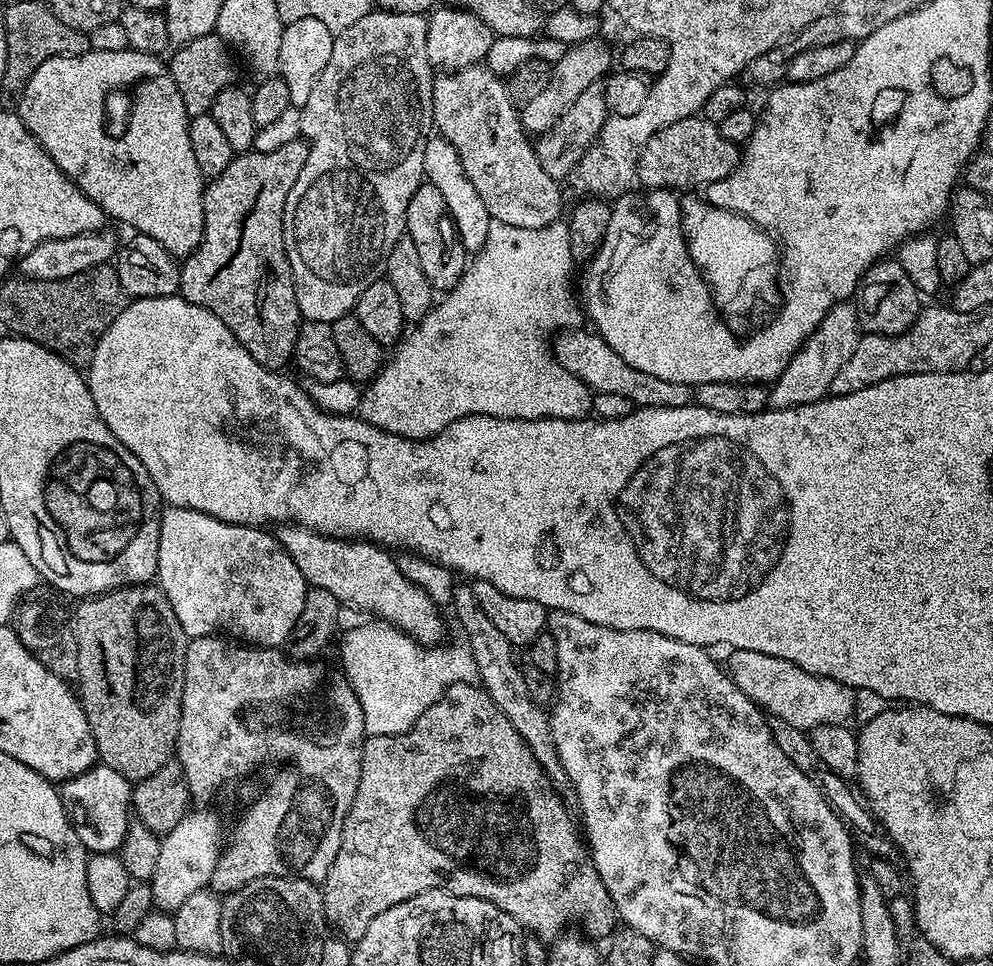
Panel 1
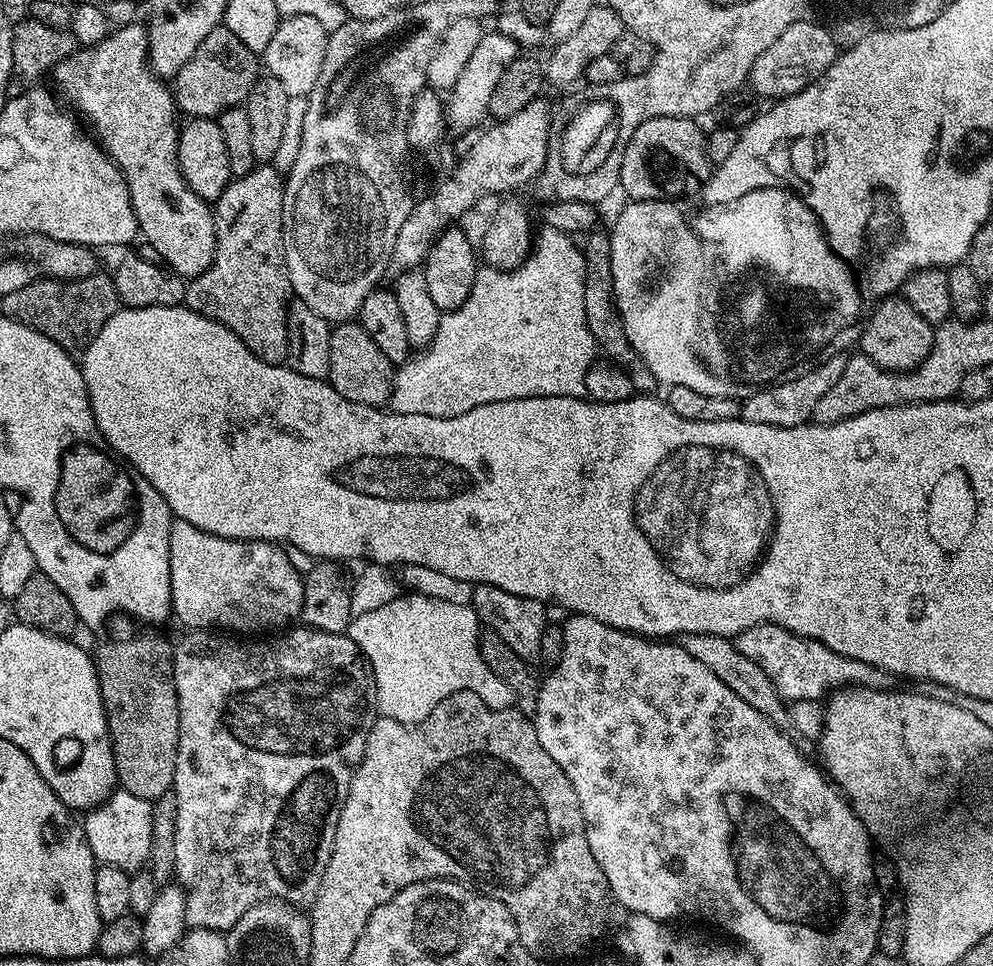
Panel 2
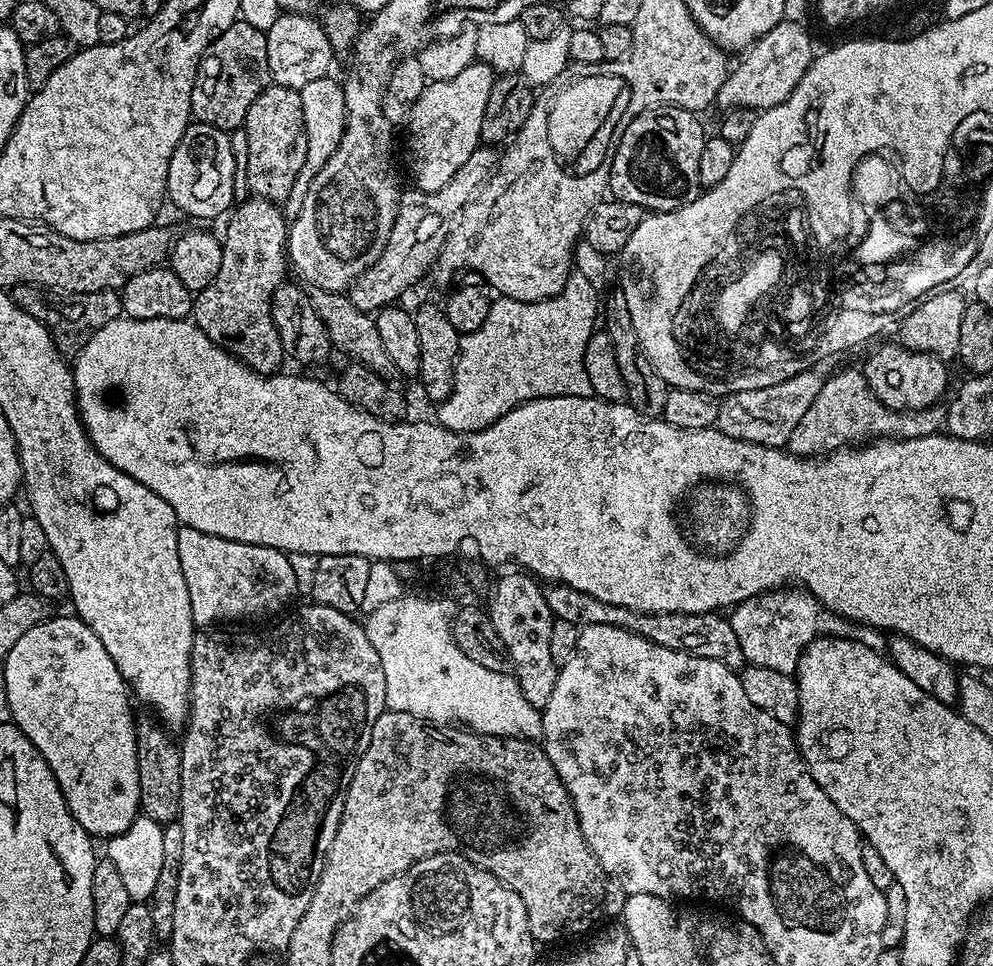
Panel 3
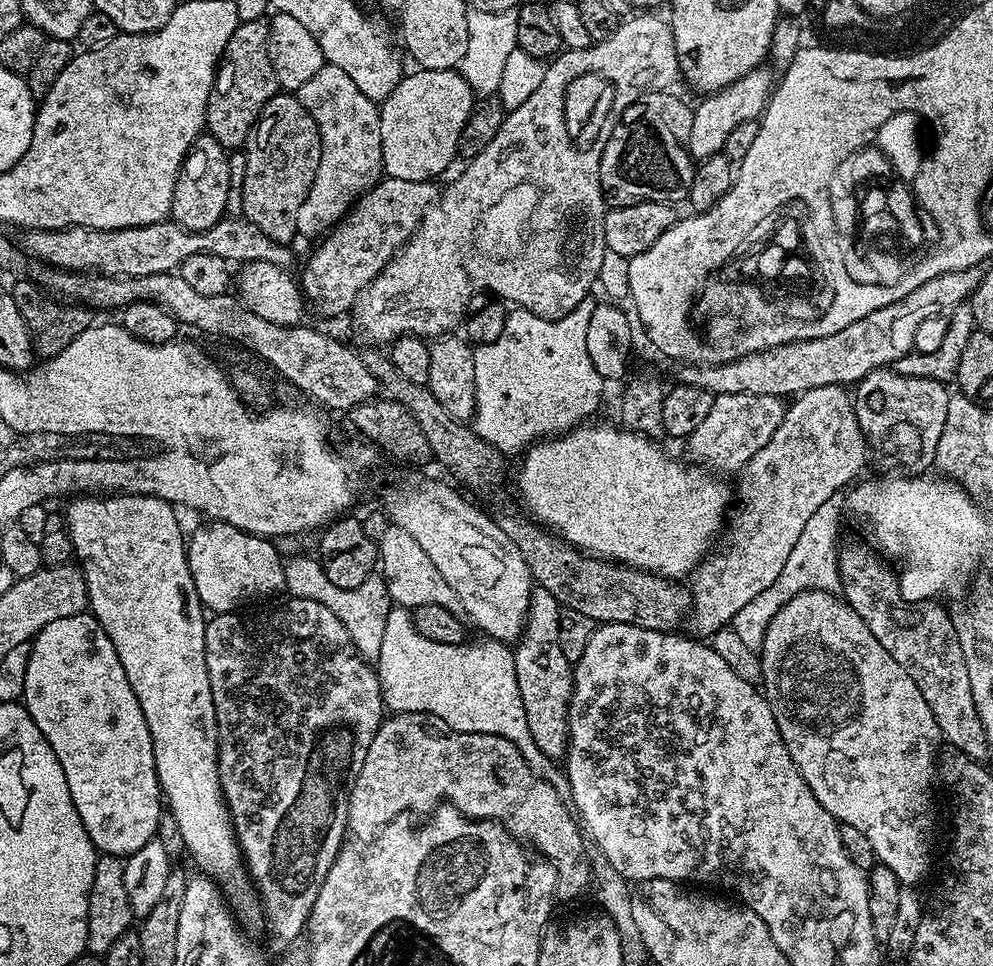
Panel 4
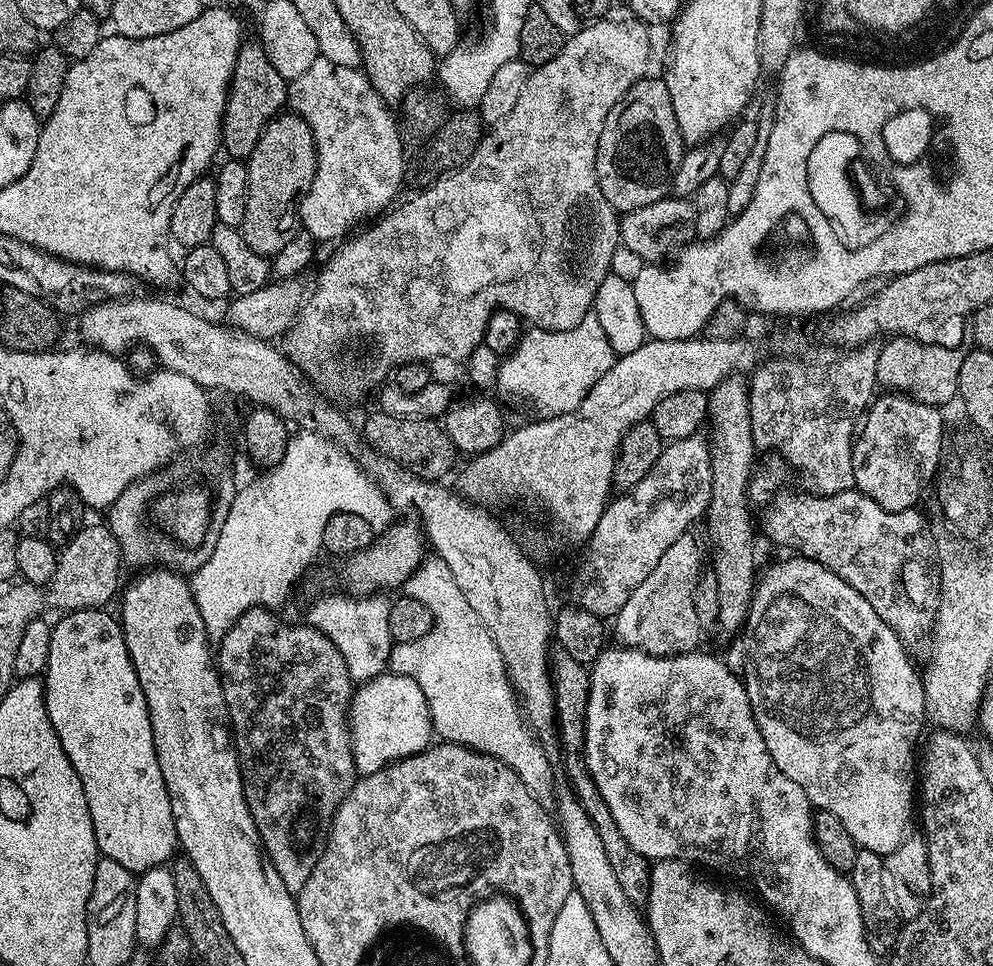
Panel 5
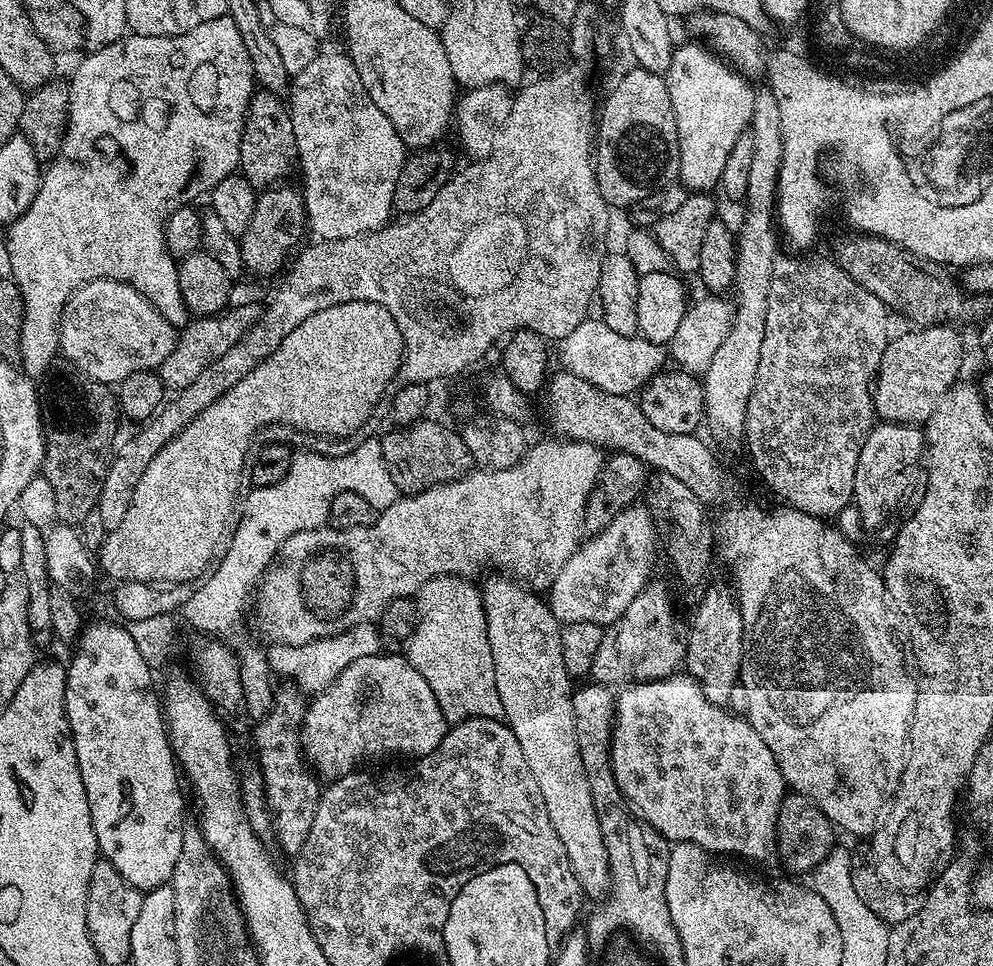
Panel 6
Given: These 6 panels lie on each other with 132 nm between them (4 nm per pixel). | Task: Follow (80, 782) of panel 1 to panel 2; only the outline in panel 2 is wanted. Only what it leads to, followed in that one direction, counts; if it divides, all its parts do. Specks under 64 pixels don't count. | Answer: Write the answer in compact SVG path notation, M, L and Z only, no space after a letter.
M117 790L87 813L82 820L84 837L100 864L118 866L118 870L135 874L150 861L152 845L152 810L153 801L134 798L134 794Z

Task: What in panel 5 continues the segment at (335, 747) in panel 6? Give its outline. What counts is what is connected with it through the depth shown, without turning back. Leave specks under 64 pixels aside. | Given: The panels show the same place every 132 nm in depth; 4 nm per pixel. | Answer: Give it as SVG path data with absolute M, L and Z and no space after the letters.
M391 670L373 680L363 681L353 691L348 719L352 730L354 766L360 776L369 776L397 760L416 756L434 740L432 715L426 694L422 694L422 686L418 686L414 678L406 678Z

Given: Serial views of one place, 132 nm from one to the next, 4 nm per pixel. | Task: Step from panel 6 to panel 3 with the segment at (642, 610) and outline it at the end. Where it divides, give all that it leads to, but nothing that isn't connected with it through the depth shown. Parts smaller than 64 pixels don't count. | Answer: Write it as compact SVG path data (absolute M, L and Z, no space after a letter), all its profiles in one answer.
M859 367L848 368L837 376L828 376L818 398L810 405L810 410L794 426L786 445L793 456L819 458L840 448L868 442L873 438L886 440L905 440L937 435L945 427L946 412L943 407L909 408L901 410L886 406L872 393L863 371Z

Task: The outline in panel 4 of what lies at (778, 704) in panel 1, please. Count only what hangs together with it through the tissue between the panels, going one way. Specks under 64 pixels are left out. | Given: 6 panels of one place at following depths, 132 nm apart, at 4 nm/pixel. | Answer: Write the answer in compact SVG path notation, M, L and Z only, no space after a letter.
M837 494L822 502L822 506L818 506L818 510L814 510L813 516L807 520L798 542L794 542L794 550L790 550L790 558L786 558L786 566L782 566L782 574L778 574L778 578L774 578L774 582L766 586L762 594L755 595L746 606L742 606L742 610L738 610L730 626L736 631L738 638L742 638L747 648L759 649L774 614L778 614L778 610L782 610L782 606L786 606L790 598L814 590L833 594L841 591L836 534L840 530L840 515L845 515L845 512L846 500L843 495Z

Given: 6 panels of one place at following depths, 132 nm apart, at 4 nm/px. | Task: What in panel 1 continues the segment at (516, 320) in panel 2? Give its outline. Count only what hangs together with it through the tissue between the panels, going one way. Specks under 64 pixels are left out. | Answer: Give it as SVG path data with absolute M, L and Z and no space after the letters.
M492 219L490 231L486 233L486 242L480 252L471 257L470 266L465 268L464 277L443 297L444 300L437 303L415 325L416 328L403 337L402 343L391 353L390 359L376 373L375 380L371 381L363 389L360 397L359 415L368 424L375 428L386 430L395 436L405 436L407 440L429 440L431 436L437 436L446 426L450 426L458 418L467 416L497 416L498 418L510 418L511 420L541 420L542 418L558 418L559 420L582 420L593 411L593 391L587 384L581 382L570 370L566 370L557 362L550 341L554 334L561 330L576 330L581 327L582 304L572 293L572 267L574 261L570 254L570 234L568 225L557 222L541 228L523 228L522 226L506 226L506 222L498 222Z

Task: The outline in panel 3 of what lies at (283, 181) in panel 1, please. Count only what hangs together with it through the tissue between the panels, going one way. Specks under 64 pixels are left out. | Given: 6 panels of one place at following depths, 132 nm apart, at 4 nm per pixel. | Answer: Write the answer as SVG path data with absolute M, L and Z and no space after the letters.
M249 198L239 201L231 209L227 217L228 225L222 231L222 267L214 282L206 286L206 290L195 293L192 302L191 321L222 350L242 361L250 370L263 376L275 376L286 363L282 338L278 338L278 330L274 326L272 317L272 299L281 284L285 283L284 271L290 268L290 261L286 255L288 246L289 221L284 220L280 213L281 205L270 200Z

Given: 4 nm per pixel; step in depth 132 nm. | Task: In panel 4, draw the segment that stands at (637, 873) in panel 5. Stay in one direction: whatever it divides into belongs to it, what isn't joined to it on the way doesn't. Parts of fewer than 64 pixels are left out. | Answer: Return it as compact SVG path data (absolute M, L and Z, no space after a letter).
M539 586L533 587L530 606L528 607L528 621L524 623L524 631L520 639L515 641L512 657L514 670L518 678L518 694L522 694L522 710L526 710L526 726L534 738L534 746L546 758L560 762L565 759L568 751L568 707L572 697L573 661L562 654L562 646L558 646L558 618L562 609L560 603L550 594L550 590Z

